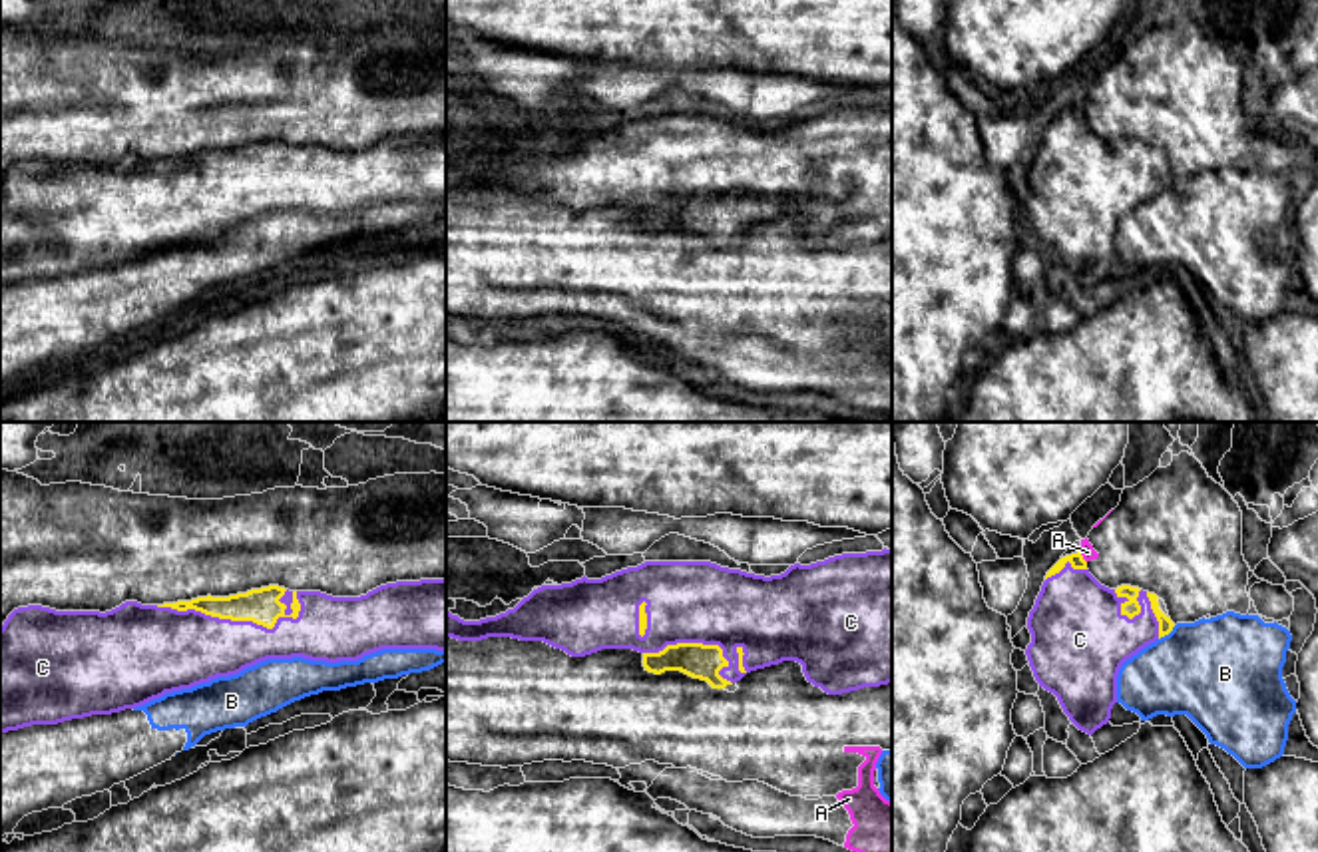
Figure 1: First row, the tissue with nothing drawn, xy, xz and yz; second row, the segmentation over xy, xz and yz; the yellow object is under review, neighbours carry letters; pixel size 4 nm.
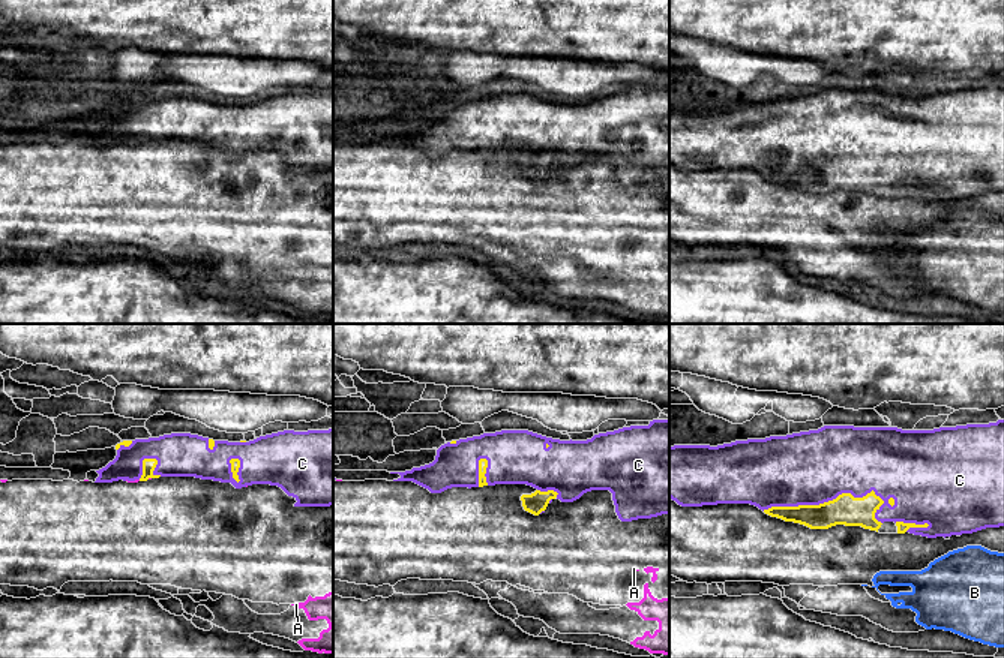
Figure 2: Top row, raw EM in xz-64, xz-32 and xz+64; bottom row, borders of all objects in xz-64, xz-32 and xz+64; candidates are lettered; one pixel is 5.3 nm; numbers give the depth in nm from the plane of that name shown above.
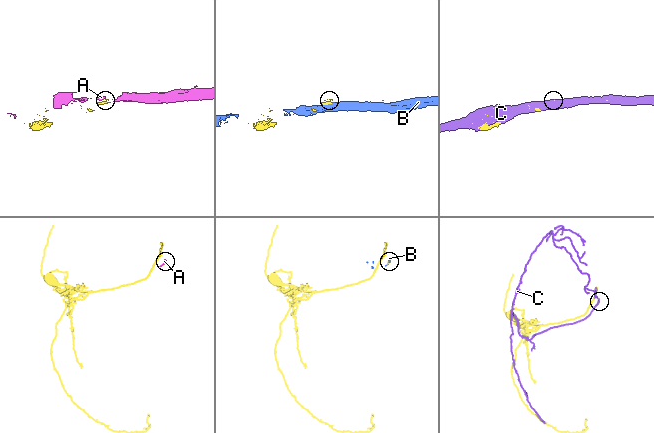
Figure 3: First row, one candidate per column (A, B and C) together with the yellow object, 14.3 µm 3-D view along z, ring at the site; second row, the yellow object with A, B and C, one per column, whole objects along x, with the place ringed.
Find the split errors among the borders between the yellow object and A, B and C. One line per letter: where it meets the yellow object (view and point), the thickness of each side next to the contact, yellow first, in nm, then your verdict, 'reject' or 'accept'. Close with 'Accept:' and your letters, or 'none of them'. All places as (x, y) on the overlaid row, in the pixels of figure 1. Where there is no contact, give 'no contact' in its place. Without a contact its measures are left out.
A: meets yellow in yz at (1082, 556); 60 nm thick on the yellow side, 60 nm on the other; reject
B: meets yellow in yz at (1167, 634); 60 nm thick on the yellow side, 420 nm on the other; reject
C: meets yellow in xy at (231, 620); 140 nm thick on the yellow side, 320 nm on the other; accept
Accept: C

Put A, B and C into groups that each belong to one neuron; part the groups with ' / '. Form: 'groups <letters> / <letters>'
groups A / B / C

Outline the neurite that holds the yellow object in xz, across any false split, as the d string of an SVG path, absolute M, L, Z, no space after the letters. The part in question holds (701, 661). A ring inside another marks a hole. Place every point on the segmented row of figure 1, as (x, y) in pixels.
M892 549L842 553L810 565L794 563L784 573L770 577L711 561L645 561L601 579L583 575L571 583L542 585L514 609L480 621L464 621L446 609L446 637L544 641L571 657L585 657L601 649L633 649L643 655L645 671L655 675L681 671L707 681L713 689L725 689L751 671L796 661L808 683L828 695L842 695L892 683Z

